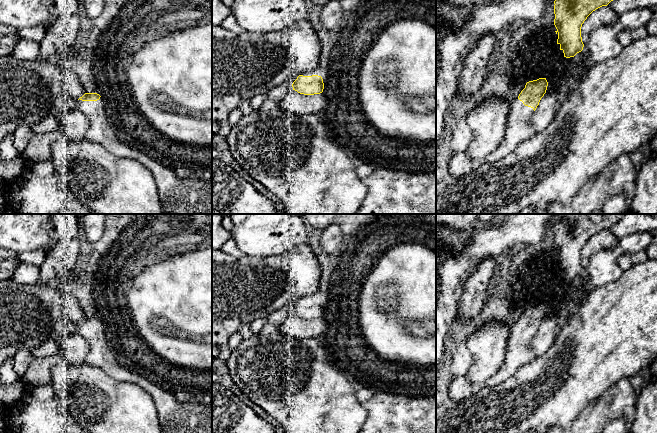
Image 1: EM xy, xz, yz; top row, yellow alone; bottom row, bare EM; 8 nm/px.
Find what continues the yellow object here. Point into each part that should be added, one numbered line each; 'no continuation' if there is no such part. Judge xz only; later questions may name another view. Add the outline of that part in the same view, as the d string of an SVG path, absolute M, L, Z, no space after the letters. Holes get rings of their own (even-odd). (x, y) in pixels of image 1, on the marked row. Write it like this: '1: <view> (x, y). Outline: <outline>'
1: xz (322, 72). Outline: M317 68L314 70L314 75L318 75L321 77L325 77L328 74L328 69L327 68Z

